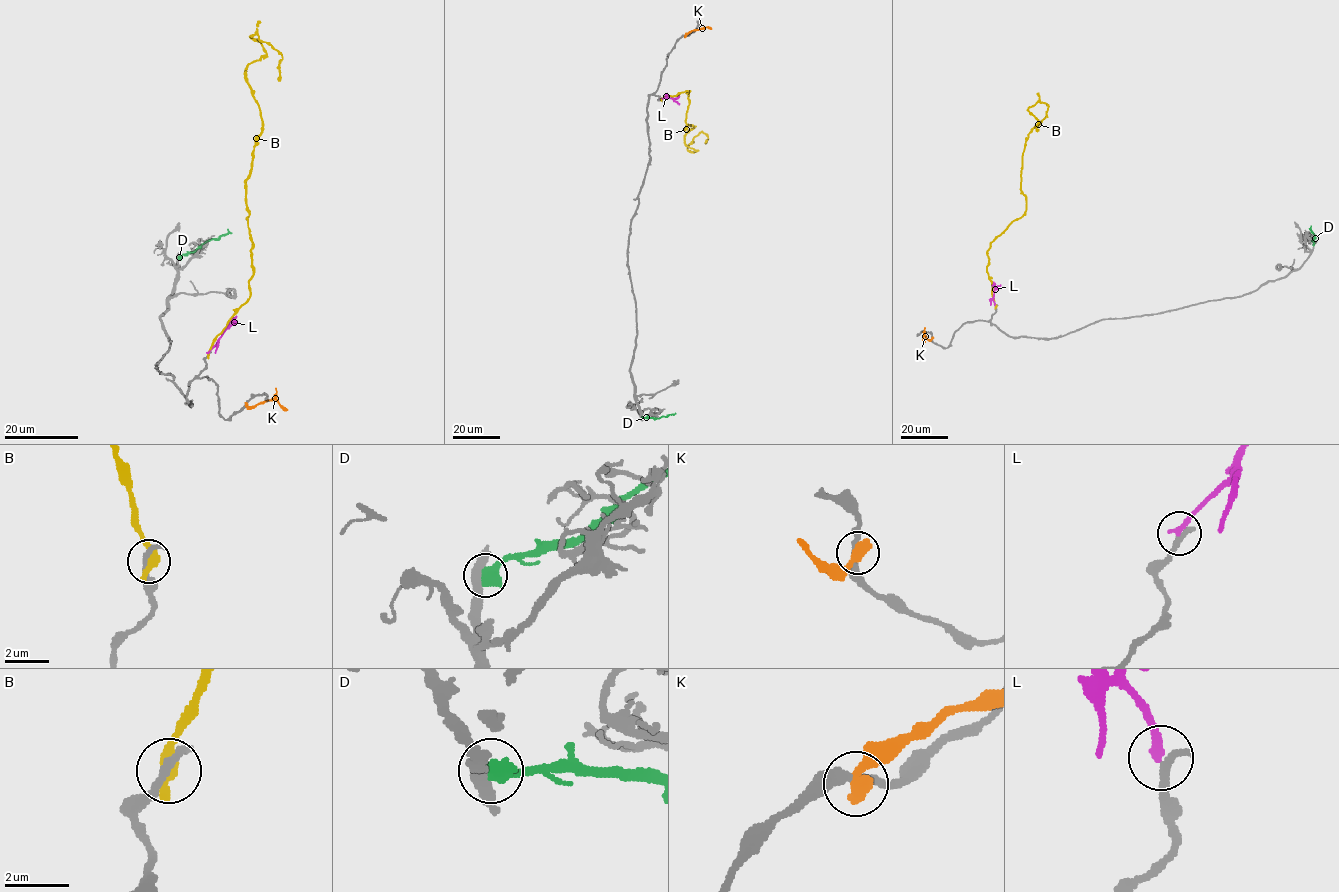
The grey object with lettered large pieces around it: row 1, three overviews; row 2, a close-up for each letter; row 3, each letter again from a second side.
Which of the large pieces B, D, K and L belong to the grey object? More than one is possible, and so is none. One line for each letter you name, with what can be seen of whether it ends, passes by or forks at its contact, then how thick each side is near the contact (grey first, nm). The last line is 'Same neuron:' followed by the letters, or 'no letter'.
Same neuron: no letter

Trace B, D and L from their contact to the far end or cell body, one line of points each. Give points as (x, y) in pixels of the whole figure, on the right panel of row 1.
B: (995, 306), (987, 250), (1026, 210), (1022, 155), (1048, 106), (1037, 101), (1028, 111), (1038, 131)
D: (1313, 244), (1311, 226)
L: (995, 305), (995, 285), (992, 285)

